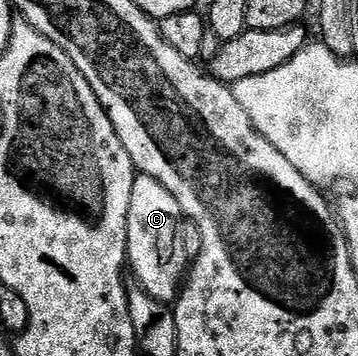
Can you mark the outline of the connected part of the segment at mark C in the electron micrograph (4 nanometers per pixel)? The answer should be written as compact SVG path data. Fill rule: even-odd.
M138 174L132 184L132 205L128 208L128 266L133 277L145 288L148 296L170 304L177 299L188 274L184 244L180 244L180 224L184 215L176 196L147 174Z

